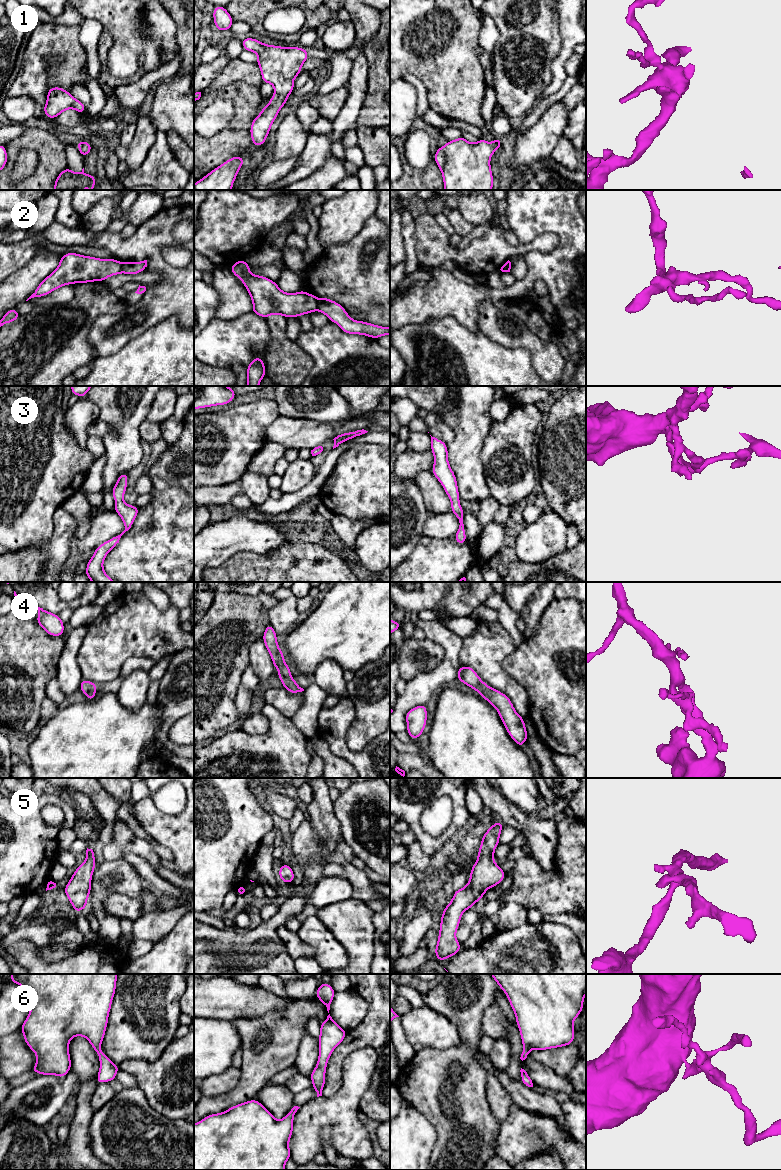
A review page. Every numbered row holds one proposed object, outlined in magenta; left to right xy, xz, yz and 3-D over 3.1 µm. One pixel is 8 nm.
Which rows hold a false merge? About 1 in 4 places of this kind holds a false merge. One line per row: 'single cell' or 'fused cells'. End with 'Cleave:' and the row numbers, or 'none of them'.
1: single cell
2: fused cells
3: single cell
4: single cell
5: single cell
6: single cell
Cleave: 2

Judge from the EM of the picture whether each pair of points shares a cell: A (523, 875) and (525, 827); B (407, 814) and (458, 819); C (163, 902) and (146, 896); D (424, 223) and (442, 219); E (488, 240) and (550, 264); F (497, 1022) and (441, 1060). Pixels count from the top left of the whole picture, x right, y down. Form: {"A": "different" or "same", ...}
{"A": "different", "B": "same", "C": "same", "D": "different", "E": "different", "F": "different"}

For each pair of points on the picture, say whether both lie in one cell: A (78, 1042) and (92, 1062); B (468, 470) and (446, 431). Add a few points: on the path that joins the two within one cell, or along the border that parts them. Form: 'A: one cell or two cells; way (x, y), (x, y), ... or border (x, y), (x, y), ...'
A: one cell; way (79, 1047), (87, 1057)
B: two cells; border (439, 420), (453, 431), (454, 437), (447, 444)

